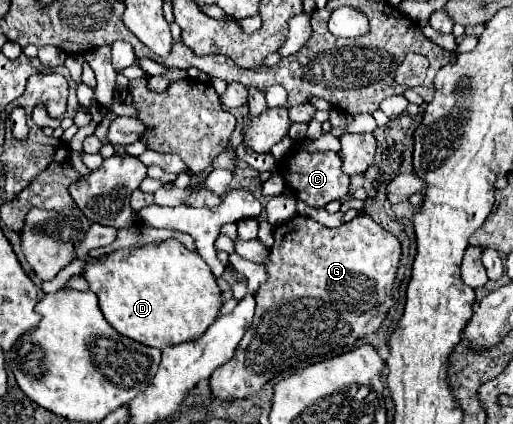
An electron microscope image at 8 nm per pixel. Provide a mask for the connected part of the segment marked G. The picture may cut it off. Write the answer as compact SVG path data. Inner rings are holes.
M358 214L340 228L328 228L308 216L296 216L274 228L274 246L266 260L268 280L256 290L252 328L236 348L236 356L210 376L210 390L218 400L238 400L260 392L272 378L286 378L298 368L350 352L356 340L376 332L394 306L392 288L402 260L400 240L376 224L368 214Z

